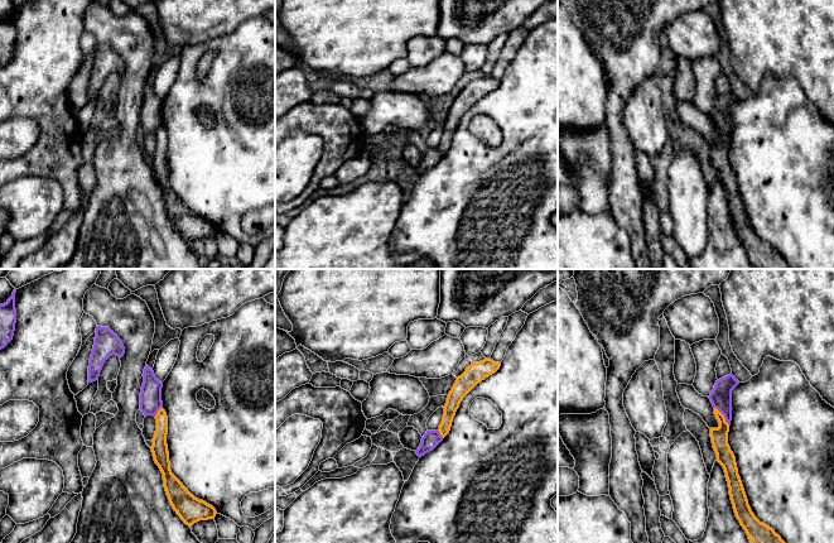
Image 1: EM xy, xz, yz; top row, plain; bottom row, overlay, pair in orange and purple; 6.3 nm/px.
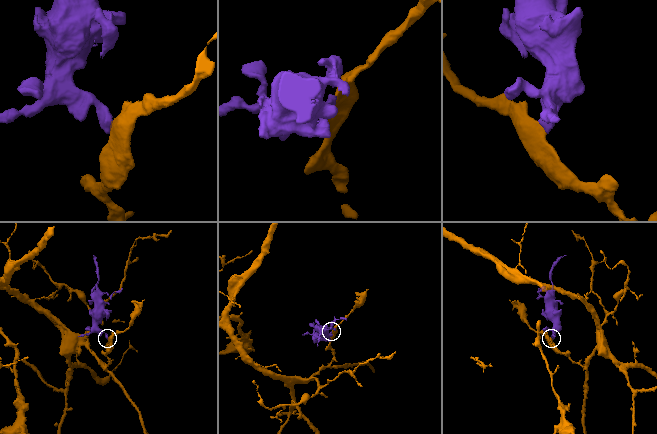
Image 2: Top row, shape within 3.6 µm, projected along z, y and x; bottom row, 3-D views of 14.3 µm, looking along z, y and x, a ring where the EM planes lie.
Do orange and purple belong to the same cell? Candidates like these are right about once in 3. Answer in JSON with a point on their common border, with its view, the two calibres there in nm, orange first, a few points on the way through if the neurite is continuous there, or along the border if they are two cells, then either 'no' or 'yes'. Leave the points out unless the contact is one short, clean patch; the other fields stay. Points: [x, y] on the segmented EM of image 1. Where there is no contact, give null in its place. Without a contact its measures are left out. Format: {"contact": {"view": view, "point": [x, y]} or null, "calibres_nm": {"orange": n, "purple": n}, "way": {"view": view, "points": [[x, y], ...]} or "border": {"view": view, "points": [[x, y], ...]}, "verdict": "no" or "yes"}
{"contact": {"view": "yz", "point": [723, 416]}, "calibres_nm": {"orange": 110, "purple": 140}, "border": {"view": "yz", "points": [[714, 407], [729, 424]]}, "verdict": "no"}

